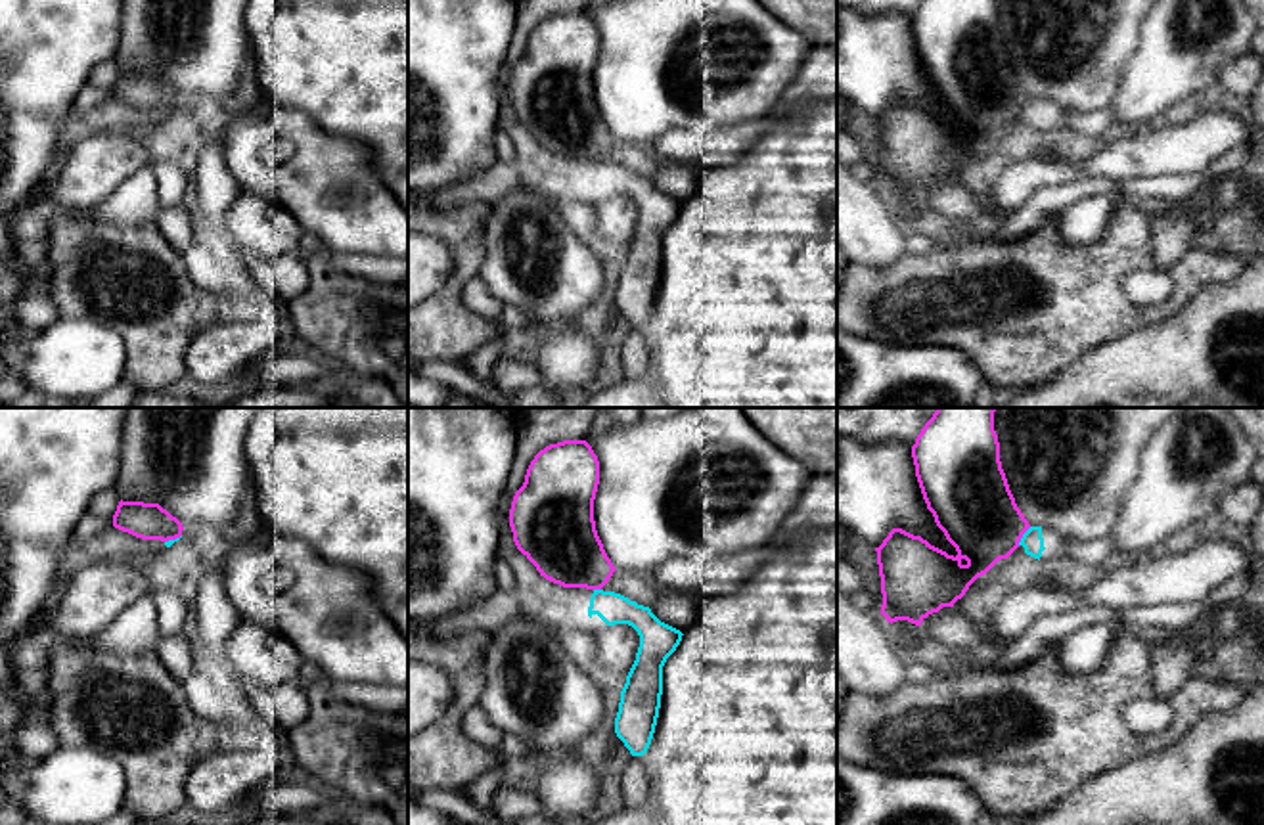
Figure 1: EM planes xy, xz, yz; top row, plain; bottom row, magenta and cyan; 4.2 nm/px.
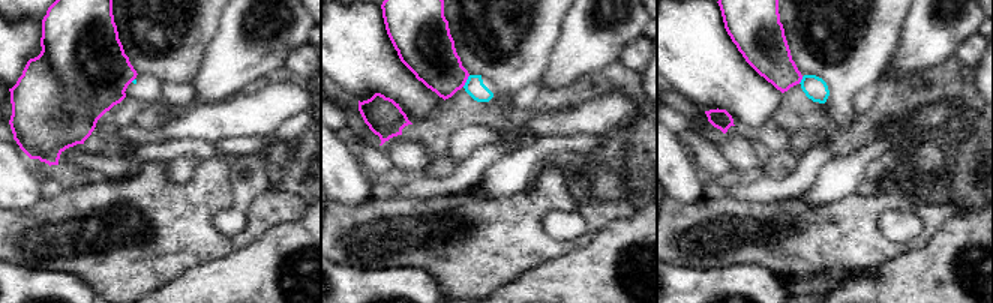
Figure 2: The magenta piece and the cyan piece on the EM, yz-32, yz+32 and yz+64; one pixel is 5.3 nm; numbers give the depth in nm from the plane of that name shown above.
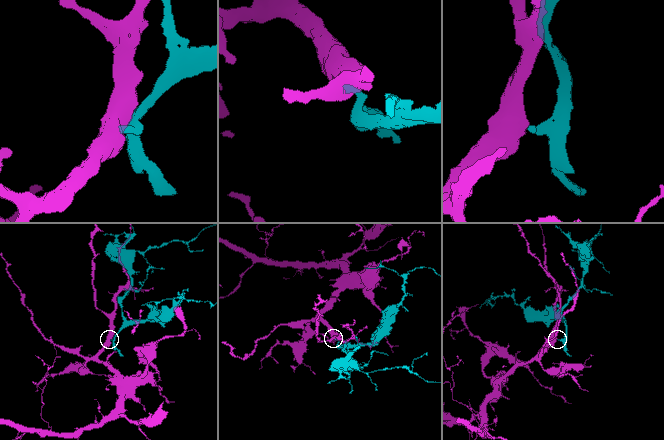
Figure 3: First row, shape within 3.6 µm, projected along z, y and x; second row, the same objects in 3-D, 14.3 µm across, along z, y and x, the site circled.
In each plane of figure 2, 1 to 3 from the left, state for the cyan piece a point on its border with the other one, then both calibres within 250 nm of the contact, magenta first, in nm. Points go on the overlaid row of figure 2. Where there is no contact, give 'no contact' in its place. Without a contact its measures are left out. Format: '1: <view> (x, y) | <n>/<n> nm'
1: yz-32 (132, 80) | 460/20 nm
2: yz+32 (465, 81) | 280/100 nm
3: yz+64 (801, 78) | 240/120 nm

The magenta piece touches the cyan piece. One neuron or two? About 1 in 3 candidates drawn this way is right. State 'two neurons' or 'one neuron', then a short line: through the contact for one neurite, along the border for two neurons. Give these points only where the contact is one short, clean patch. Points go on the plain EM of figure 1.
two neurons; line yz (1031, 98), (1017, 115)

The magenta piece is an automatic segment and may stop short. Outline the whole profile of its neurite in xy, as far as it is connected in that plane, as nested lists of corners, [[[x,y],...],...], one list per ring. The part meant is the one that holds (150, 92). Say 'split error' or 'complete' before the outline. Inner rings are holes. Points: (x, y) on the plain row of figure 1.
complete; [[[119,73],[113,98],[142,111],[176,111],[182,107],[182,94],[159,75]]]

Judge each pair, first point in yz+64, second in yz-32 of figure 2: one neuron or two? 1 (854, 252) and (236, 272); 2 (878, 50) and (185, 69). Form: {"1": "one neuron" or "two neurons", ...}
{"1": "two neurons", "2": "one neuron"}

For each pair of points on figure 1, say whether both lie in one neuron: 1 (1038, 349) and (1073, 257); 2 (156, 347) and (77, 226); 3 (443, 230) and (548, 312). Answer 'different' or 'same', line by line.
1: same
2: same
3: different

